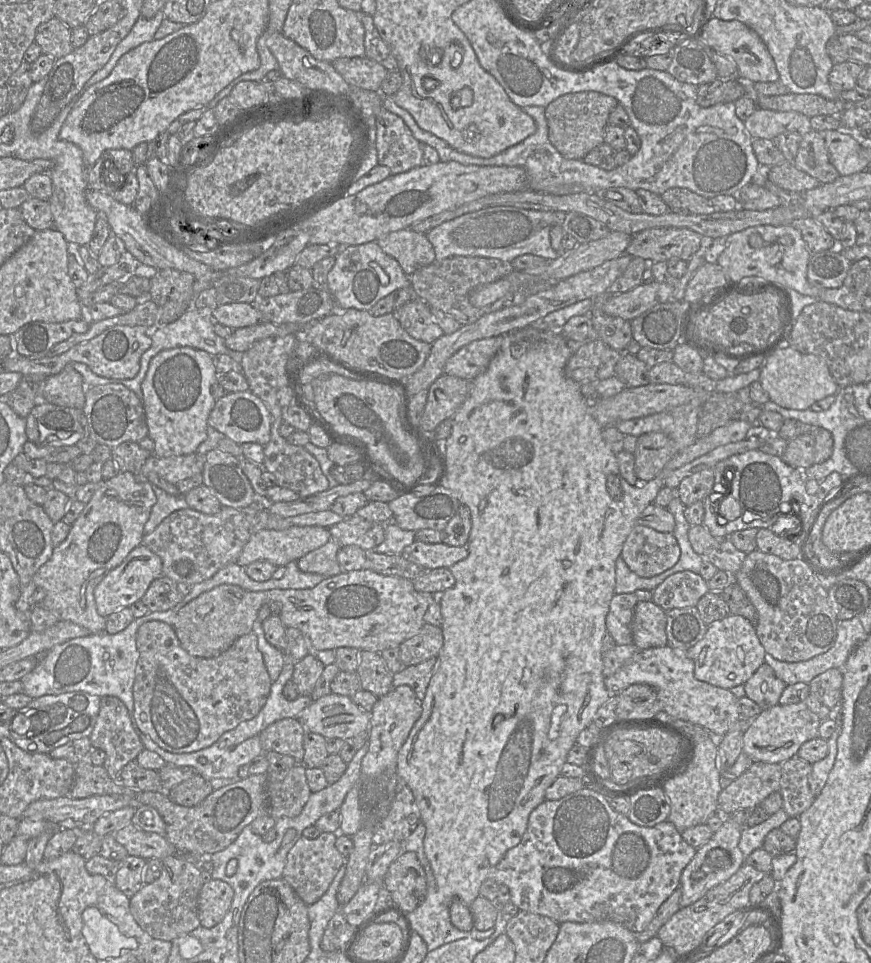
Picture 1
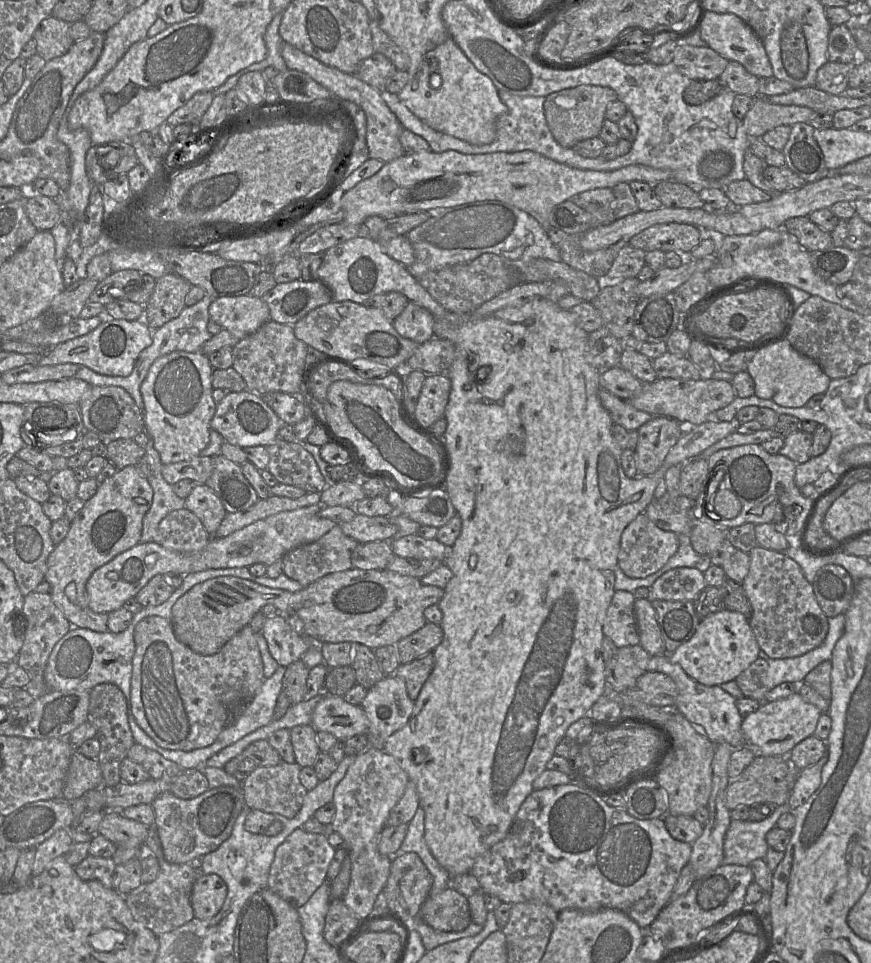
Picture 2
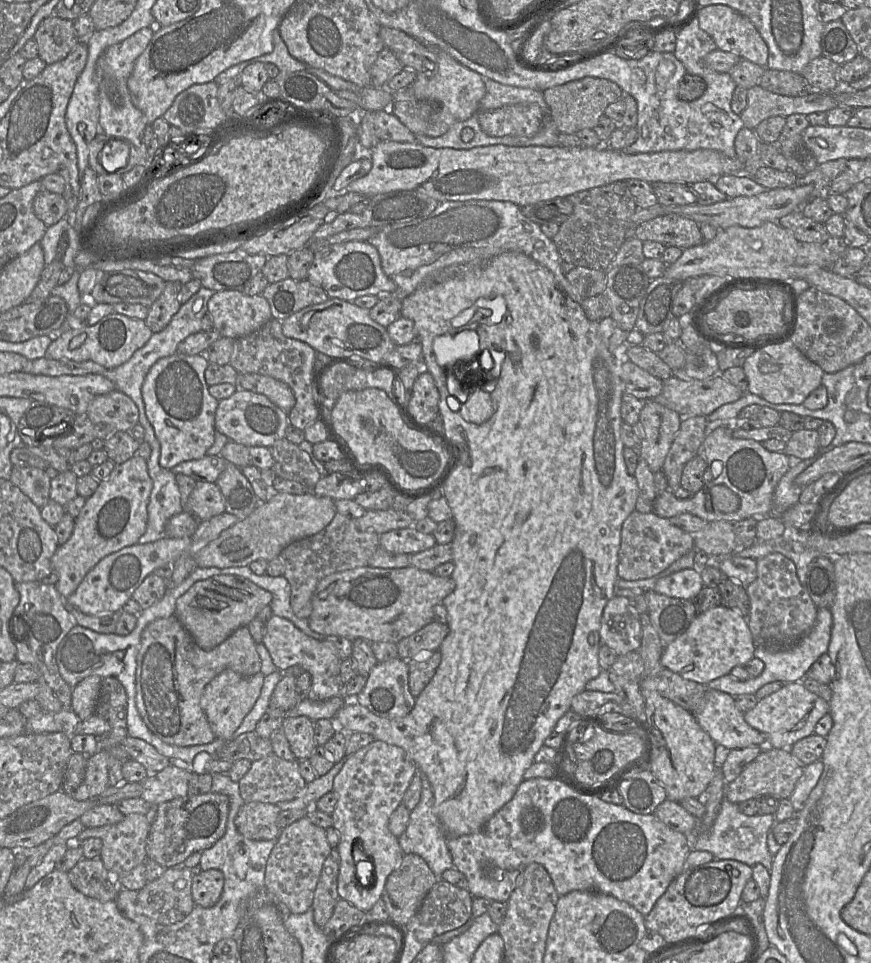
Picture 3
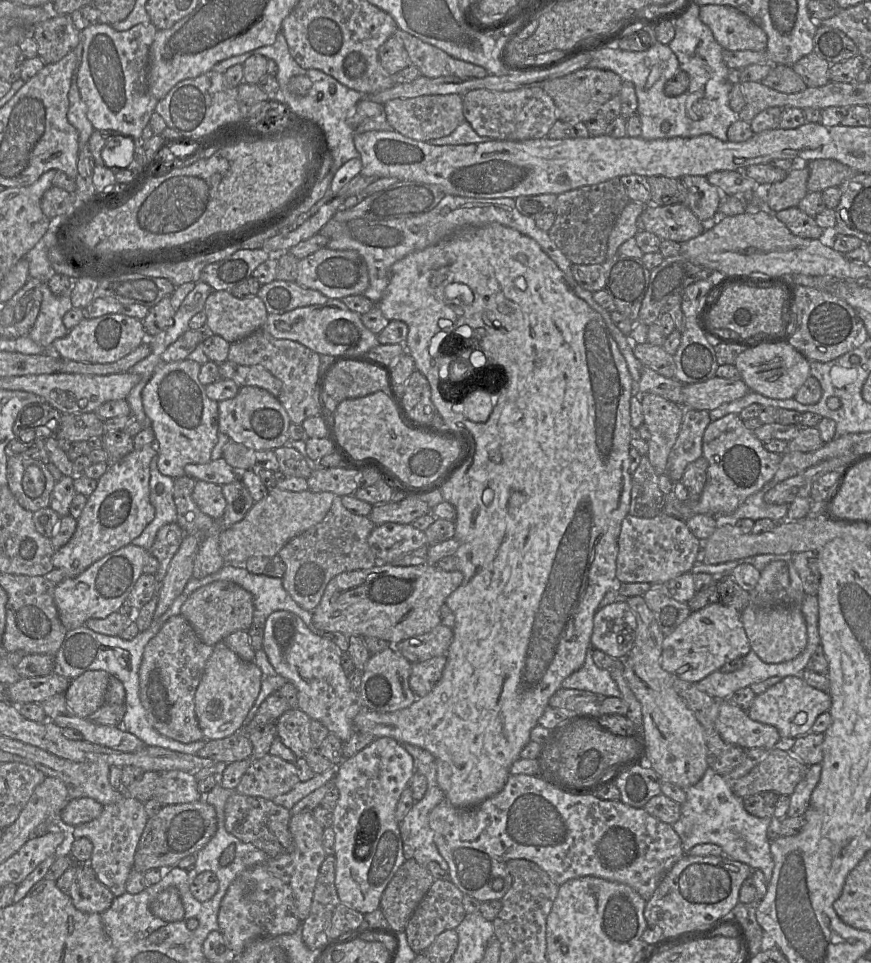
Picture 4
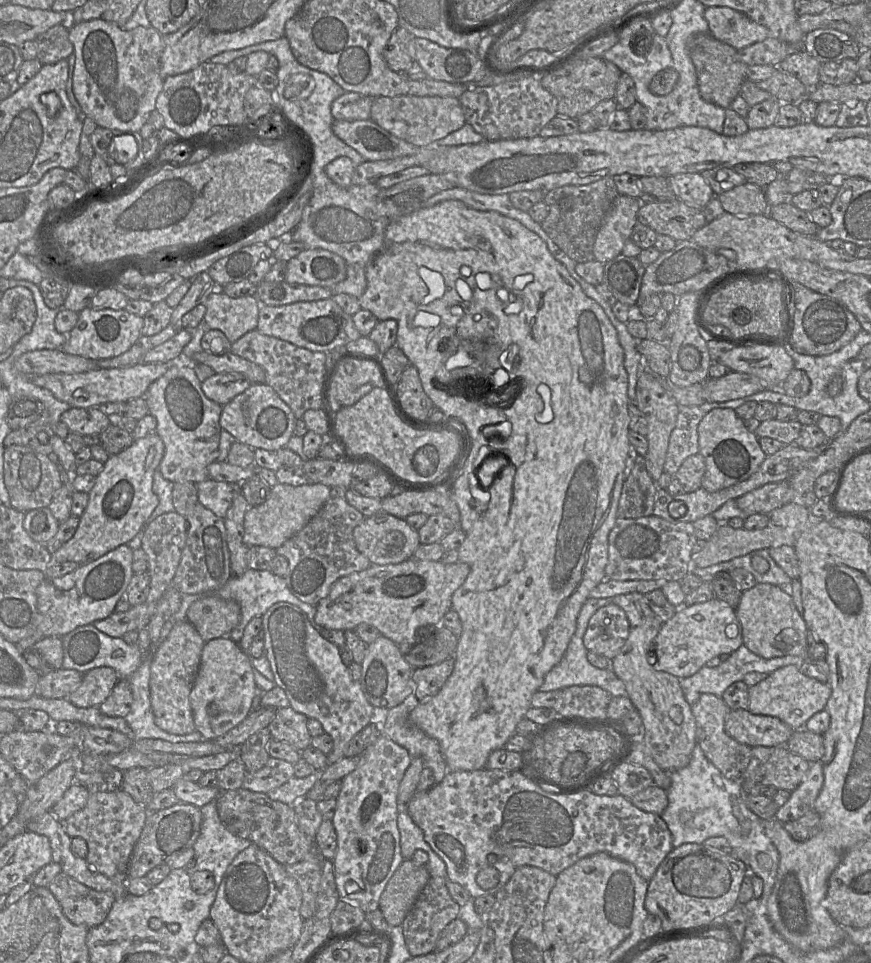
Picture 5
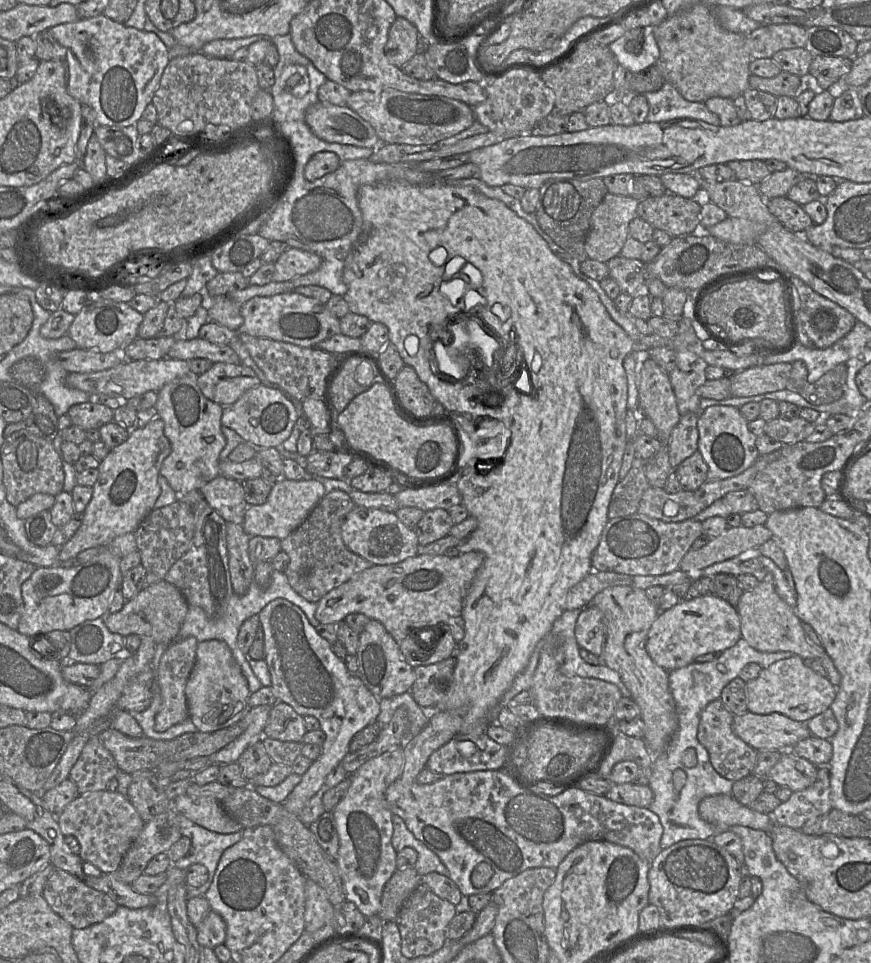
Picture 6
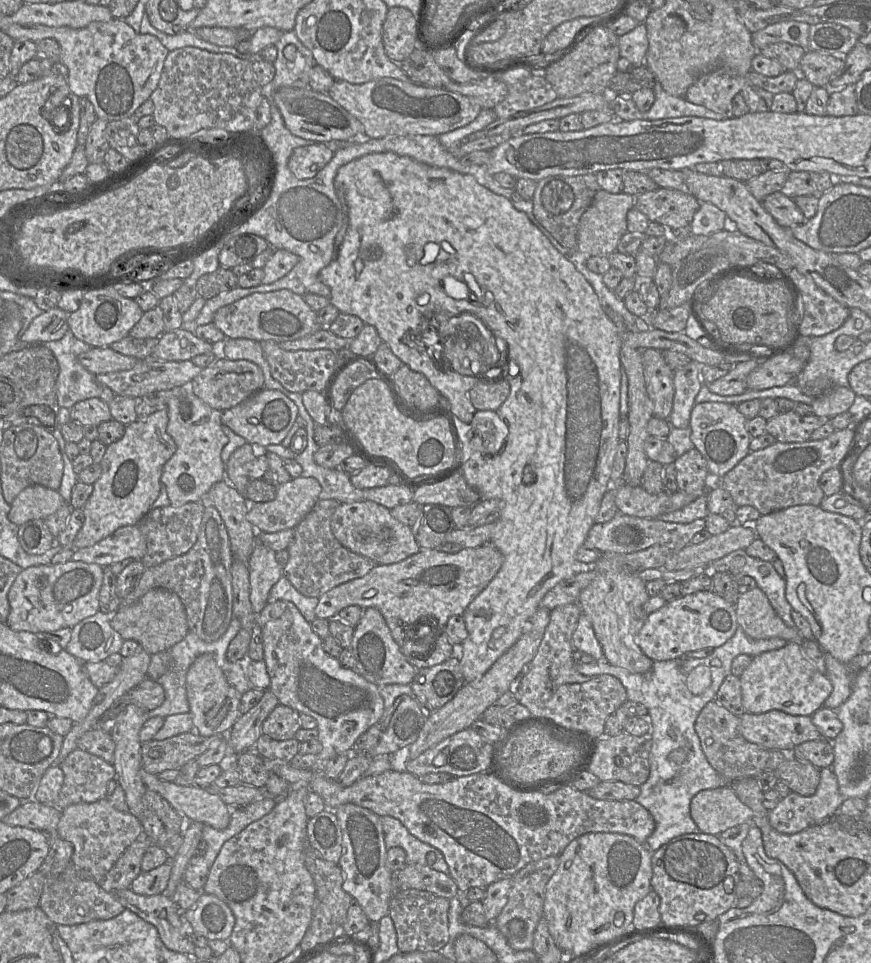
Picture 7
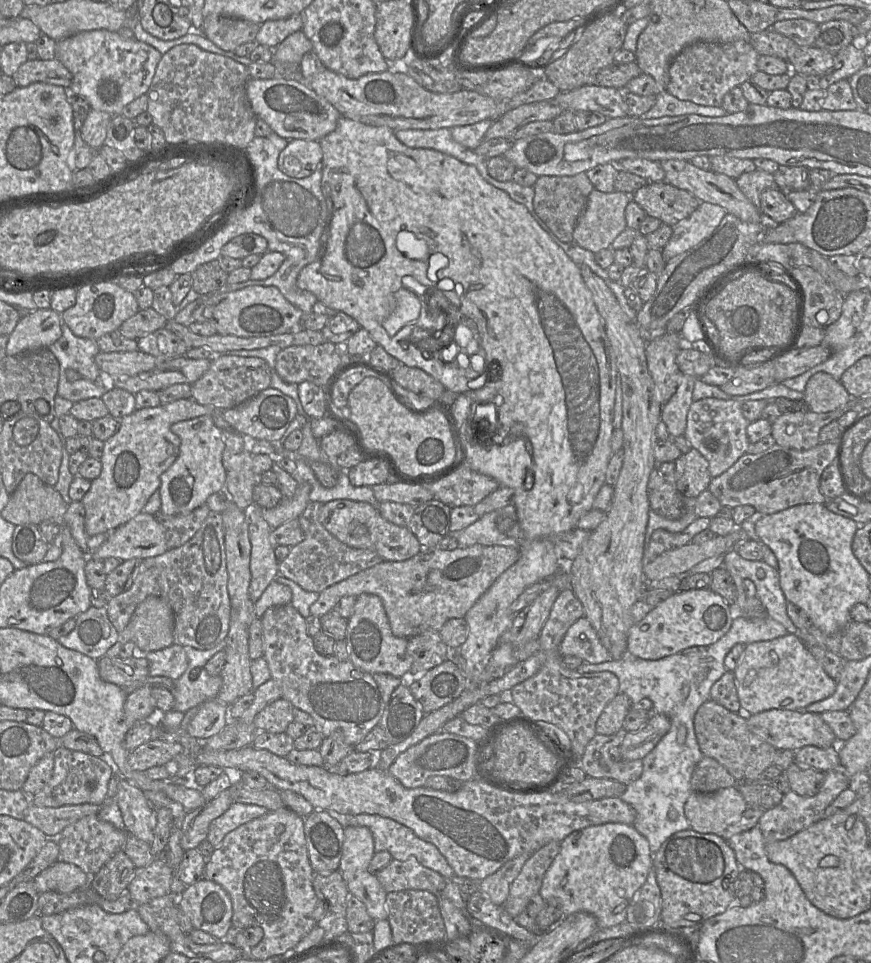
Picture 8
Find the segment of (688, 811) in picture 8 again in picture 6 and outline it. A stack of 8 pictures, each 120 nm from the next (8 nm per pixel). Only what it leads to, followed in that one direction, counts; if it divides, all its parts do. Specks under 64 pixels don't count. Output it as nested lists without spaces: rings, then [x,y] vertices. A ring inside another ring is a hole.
[[[718,794],[702,799],[698,805],[699,816],[718,829],[728,830],[735,825],[763,830],[769,834],[772,816],[742,805],[732,794]]]

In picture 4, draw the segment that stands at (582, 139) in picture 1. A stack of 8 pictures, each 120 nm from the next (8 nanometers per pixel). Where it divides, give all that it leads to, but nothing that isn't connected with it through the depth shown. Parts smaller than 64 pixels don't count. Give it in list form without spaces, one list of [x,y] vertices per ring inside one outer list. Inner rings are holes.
[[[586,67],[553,79],[547,82],[542,89],[554,101],[558,120],[576,123],[588,121],[600,111],[603,104],[618,96],[622,83],[622,78],[613,71]]]

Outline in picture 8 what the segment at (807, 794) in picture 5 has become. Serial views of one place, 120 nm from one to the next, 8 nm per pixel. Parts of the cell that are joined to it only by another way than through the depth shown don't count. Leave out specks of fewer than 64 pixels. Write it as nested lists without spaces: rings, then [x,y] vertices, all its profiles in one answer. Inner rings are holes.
[[[838,768],[825,773],[825,778],[819,792],[811,797],[803,797],[790,790],[783,794],[781,802],[770,809],[764,810],[759,818],[757,827],[761,830],[765,844],[786,840],[824,818],[825,809],[836,797],[851,785],[851,779]]]

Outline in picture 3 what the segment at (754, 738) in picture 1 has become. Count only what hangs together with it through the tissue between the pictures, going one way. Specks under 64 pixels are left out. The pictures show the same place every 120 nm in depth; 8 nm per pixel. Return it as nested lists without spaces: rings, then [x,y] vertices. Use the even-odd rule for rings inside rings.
[[[800,681],[784,683],[778,691],[758,700],[754,708],[744,713],[744,719],[766,736],[768,747],[789,749],[800,739],[812,735],[817,722],[827,713],[829,702],[807,690]]]

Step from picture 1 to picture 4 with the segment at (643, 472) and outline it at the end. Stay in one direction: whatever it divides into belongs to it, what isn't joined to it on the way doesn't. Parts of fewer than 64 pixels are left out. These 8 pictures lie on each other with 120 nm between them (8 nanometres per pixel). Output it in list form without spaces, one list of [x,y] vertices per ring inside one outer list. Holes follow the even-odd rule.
[[[642,394],[640,400],[643,423],[650,433],[646,456],[657,475],[665,474],[667,458],[677,439],[684,409],[656,394]]]

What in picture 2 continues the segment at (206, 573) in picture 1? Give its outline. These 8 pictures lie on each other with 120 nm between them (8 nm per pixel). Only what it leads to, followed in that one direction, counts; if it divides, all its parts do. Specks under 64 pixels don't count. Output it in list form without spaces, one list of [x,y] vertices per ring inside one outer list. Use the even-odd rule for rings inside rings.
[[[186,508],[170,512],[159,523],[154,542],[161,546],[180,553],[197,552],[206,547],[208,542],[215,536],[209,534],[199,518]]]

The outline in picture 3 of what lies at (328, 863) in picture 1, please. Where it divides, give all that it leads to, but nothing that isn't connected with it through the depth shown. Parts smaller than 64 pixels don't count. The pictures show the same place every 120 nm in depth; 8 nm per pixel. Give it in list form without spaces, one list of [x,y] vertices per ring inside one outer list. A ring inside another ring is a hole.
[[[303,817],[281,829],[265,867],[265,889],[276,900],[283,915],[303,914],[313,902],[323,863],[331,853],[324,828]]]

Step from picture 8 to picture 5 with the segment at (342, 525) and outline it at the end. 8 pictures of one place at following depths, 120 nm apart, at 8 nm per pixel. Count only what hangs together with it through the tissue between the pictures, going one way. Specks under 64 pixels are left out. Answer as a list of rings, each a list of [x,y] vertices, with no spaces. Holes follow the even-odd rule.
[[[379,511],[353,530],[357,550],[377,565],[401,563],[420,545],[418,531],[404,519]]]

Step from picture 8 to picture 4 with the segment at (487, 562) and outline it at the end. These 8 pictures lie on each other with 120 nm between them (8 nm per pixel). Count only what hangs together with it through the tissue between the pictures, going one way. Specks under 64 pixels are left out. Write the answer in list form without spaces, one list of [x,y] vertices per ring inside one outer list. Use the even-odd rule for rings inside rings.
[[[377,562],[371,568],[347,571],[333,577],[320,603],[312,611],[312,622],[322,631],[376,637],[395,645],[436,627],[440,623],[440,608],[463,579],[458,570],[444,571],[427,563],[394,566]]]

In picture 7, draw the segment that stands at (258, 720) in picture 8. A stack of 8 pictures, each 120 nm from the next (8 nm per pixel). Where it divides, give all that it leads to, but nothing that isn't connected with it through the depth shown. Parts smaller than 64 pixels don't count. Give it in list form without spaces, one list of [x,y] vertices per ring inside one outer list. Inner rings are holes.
[[[279,703],[262,723],[262,734],[280,741],[295,738],[301,728],[299,715],[295,709]]]

